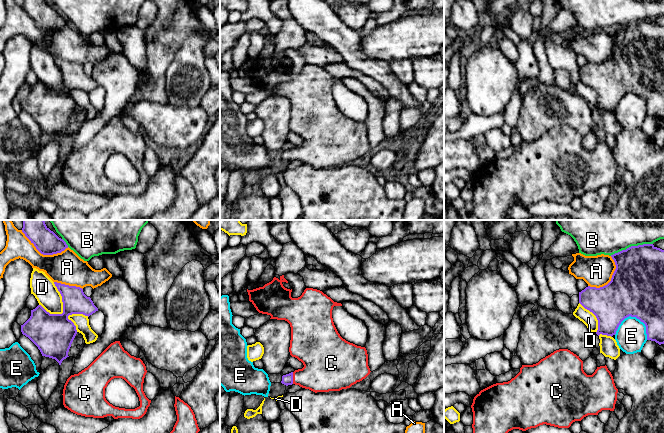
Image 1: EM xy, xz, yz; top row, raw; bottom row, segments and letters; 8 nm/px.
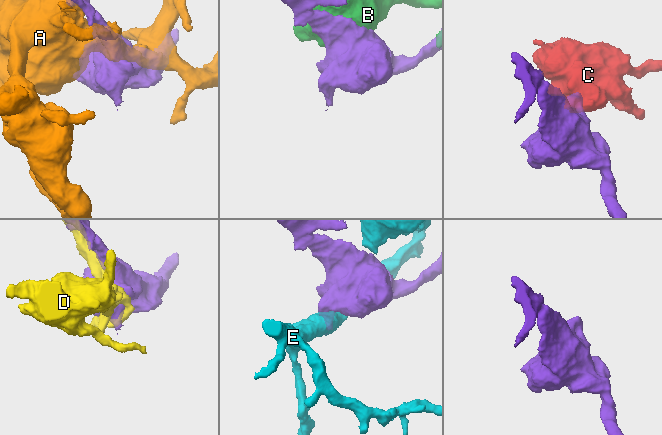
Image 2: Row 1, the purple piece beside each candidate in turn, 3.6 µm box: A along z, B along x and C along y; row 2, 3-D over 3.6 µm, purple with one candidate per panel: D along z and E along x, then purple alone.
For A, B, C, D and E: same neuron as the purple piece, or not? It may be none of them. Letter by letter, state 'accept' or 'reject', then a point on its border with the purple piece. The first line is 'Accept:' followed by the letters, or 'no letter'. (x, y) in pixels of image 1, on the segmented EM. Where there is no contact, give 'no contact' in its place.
Accept: C
A: reject; meets purple in xy at (43, 254)
B: reject; meets purple in yz at (631, 246)
C: accept; meets purple in xz at (292, 378)
D: reject; meets purple in xy at (62, 298)
E: reject; meets purple in yz at (634, 316)

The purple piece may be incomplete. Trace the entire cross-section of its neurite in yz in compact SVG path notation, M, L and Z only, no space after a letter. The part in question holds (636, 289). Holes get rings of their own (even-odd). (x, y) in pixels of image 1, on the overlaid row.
M643 244L611 257L616 265L611 281L603 287L588 286L579 292L579 303L598 320L596 334L612 337L621 322L631 316L645 324L647 340L664 344L664 250L653 244Z

